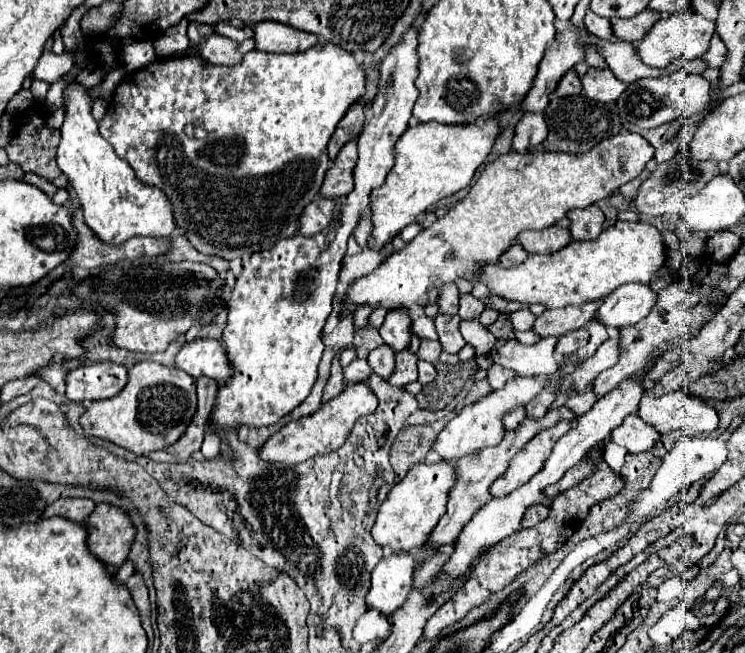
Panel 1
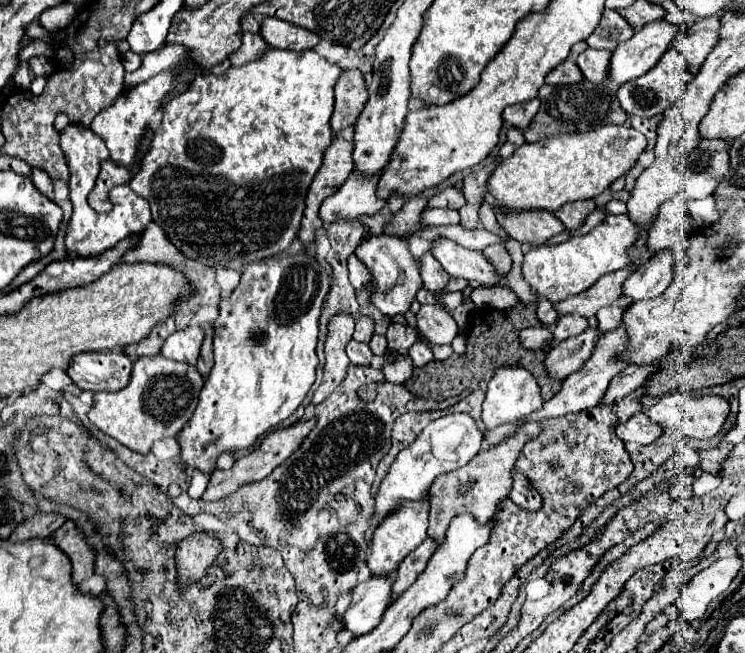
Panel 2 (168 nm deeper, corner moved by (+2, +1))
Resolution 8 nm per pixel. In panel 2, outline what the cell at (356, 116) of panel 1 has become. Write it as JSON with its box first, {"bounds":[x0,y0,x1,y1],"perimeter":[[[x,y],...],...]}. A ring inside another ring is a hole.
{"bounds":[332,70,368,136],"perimeter":[[[344,70],[334,86],[336,92],[336,110],[332,114],[332,132],[336,136],[336,130],[342,130],[346,126],[354,126],[356,118],[360,116],[360,110],[364,110],[364,104],[368,100],[366,82],[360,70]]]}

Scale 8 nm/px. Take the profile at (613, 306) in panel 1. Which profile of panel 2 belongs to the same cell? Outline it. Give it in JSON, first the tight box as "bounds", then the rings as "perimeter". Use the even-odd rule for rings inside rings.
{"bounds":[624,248,676,300],"perimeter":[[[672,248],[660,250],[650,256],[650,260],[638,266],[636,272],[624,282],[624,296],[632,300],[656,298],[672,282],[672,266],[676,264],[676,254]]]}

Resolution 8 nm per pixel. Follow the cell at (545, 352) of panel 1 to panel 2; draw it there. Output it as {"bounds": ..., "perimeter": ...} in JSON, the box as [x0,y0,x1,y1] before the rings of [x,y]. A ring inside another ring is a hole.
{"bounds":[536,300,558,328],"perimeter":[[[540,300],[537,307],[536,314],[543,327],[552,328],[554,322],[558,320],[556,310],[554,310],[554,304],[552,302],[546,302],[546,300]]]}

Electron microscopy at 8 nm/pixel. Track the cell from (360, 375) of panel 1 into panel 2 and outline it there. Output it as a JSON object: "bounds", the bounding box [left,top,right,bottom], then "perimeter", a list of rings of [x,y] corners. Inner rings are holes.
{"bounds":[346,340,374,366],"perimeter":[[[350,340],[348,346],[346,346],[346,354],[350,358],[352,364],[356,366],[368,366],[370,364],[370,358],[374,356],[368,348],[366,342],[356,342],[356,340]]]}

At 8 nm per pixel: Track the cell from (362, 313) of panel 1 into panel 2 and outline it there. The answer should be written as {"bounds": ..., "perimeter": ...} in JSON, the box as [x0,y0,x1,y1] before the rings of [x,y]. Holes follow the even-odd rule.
{"bounds":[348,254,370,290],"perimeter":[[[352,254],[350,258],[348,258],[348,270],[350,270],[350,282],[352,282],[352,286],[356,288],[356,290],[360,290],[362,286],[366,286],[370,280],[370,272],[368,272],[368,268]]]}

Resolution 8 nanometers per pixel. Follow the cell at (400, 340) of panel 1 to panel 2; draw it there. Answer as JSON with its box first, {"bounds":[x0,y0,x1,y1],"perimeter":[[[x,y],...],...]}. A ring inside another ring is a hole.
{"bounds":[356,234,424,316],"perimeter":[[[372,234],[366,242],[362,242],[356,248],[356,256],[372,274],[370,284],[374,286],[374,292],[370,296],[370,302],[386,316],[406,314],[410,310],[412,300],[416,298],[416,292],[424,286],[422,278],[420,278],[418,262],[412,258],[412,254],[408,250],[408,242],[402,238],[396,238],[396,236]]]}

